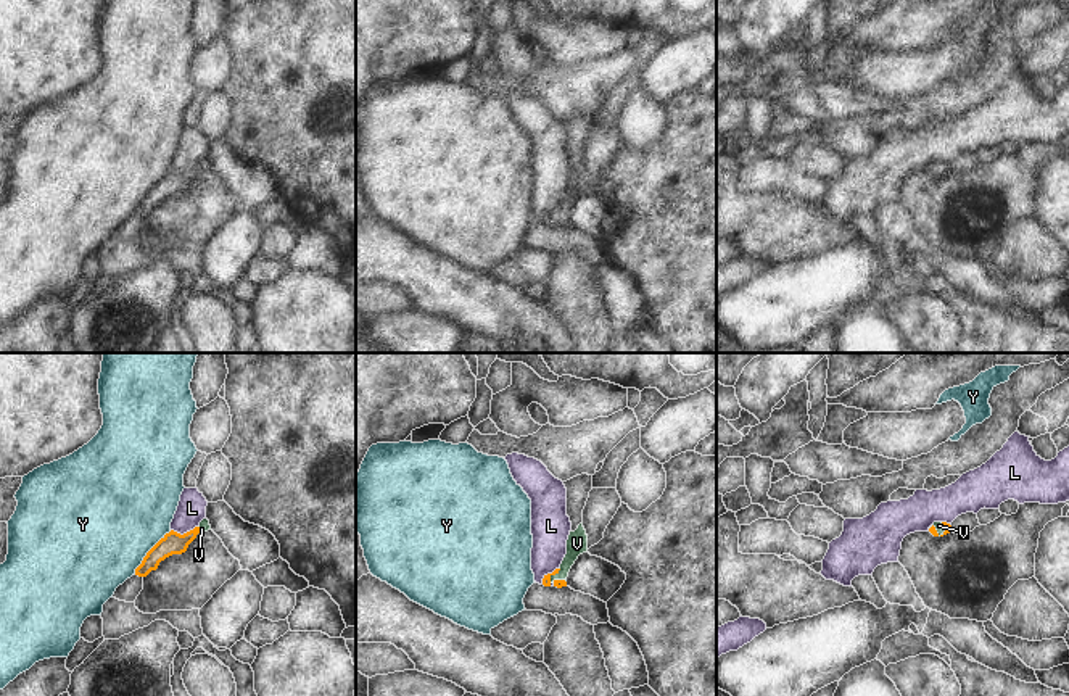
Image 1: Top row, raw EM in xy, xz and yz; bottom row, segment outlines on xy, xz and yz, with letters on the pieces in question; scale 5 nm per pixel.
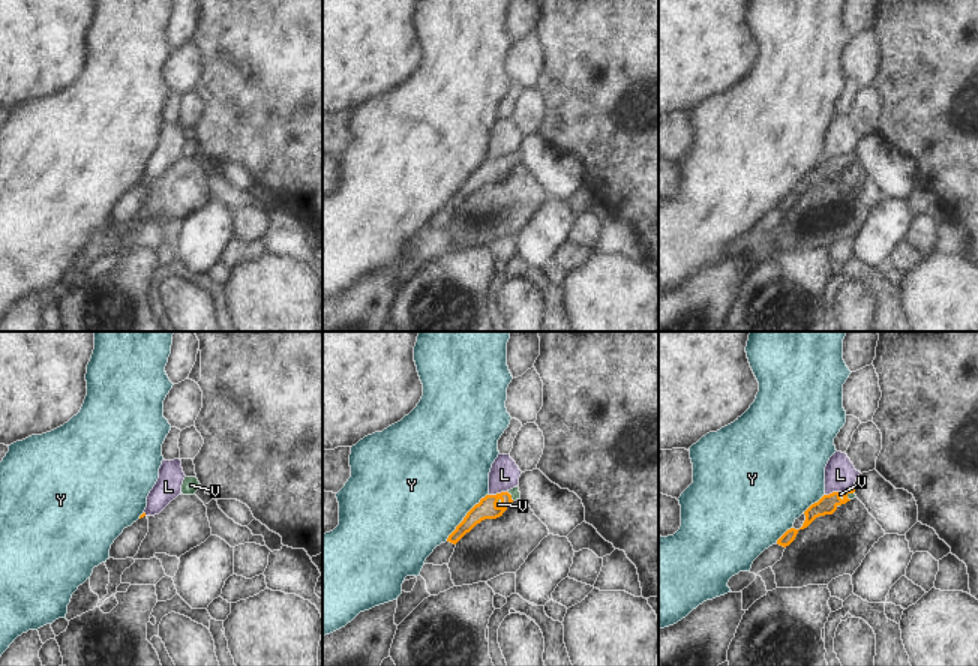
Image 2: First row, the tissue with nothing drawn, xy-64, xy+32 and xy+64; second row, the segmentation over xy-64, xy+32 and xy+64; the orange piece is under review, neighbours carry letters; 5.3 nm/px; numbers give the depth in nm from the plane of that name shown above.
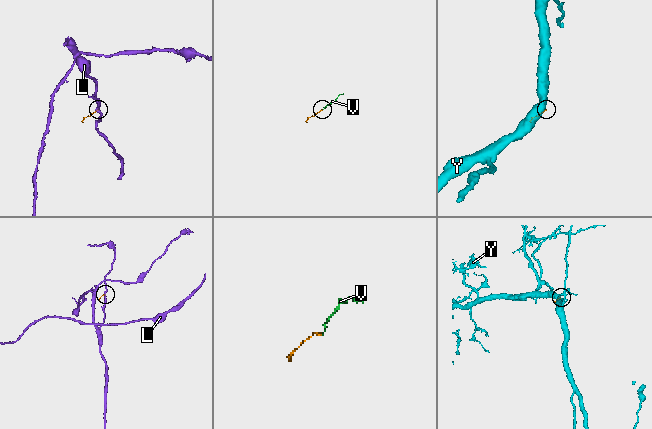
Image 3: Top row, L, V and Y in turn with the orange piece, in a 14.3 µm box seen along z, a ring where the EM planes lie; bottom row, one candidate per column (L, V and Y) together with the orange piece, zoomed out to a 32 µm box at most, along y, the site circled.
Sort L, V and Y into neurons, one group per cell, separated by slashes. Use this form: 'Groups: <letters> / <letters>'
Groups: L / V / Y

